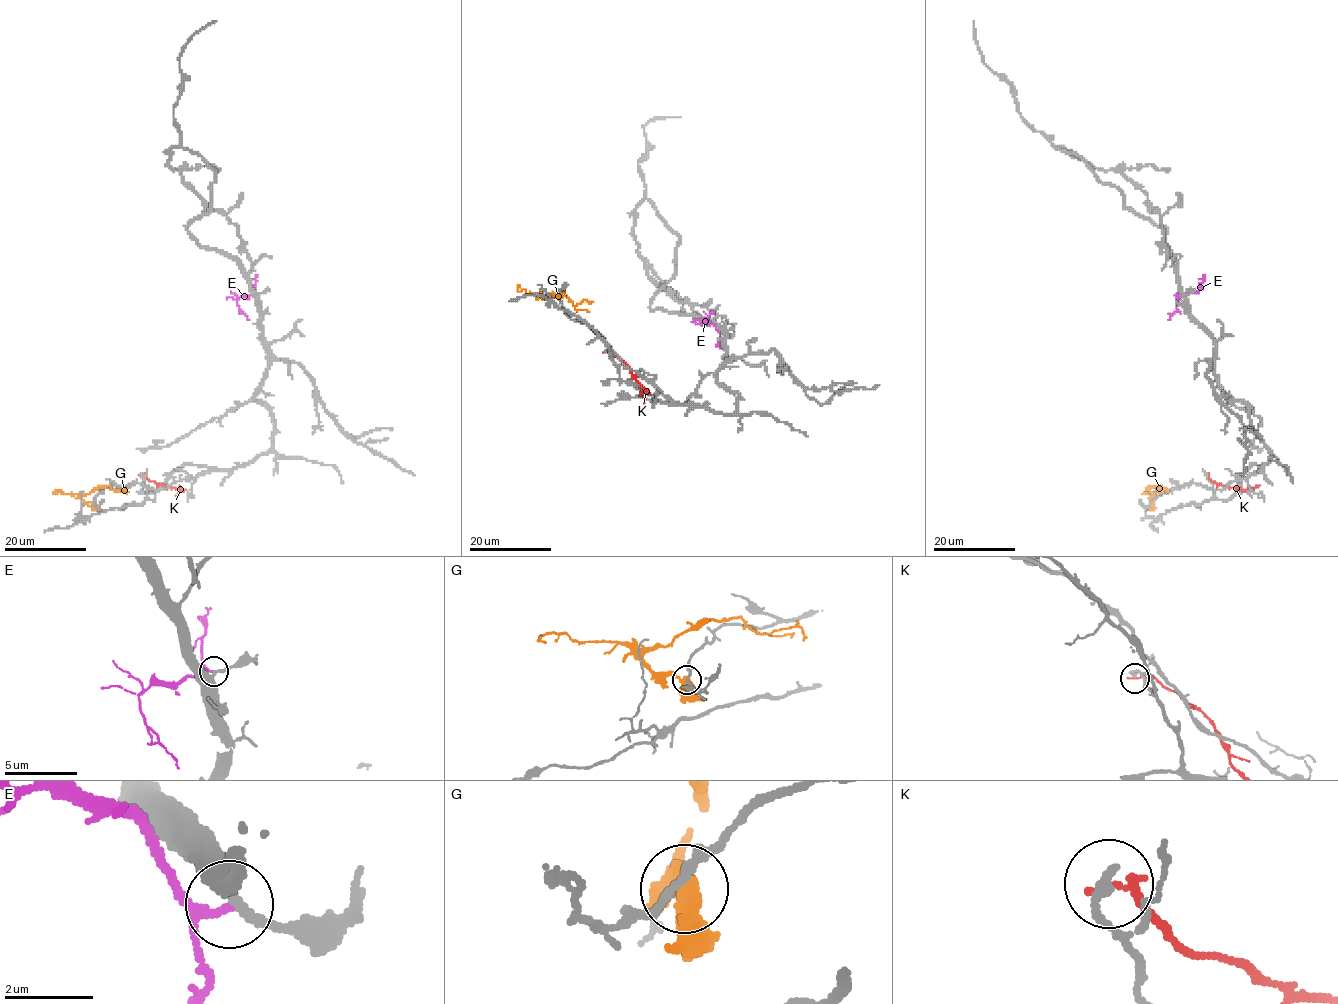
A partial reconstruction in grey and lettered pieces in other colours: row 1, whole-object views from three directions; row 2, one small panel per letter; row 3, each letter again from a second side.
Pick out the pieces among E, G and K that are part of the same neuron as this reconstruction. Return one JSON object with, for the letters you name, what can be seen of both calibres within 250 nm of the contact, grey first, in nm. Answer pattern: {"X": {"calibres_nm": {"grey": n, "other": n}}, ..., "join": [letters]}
{"E": {"calibres_nm": {"grey": 200, "other": 150}}, "join": ["E"]}

